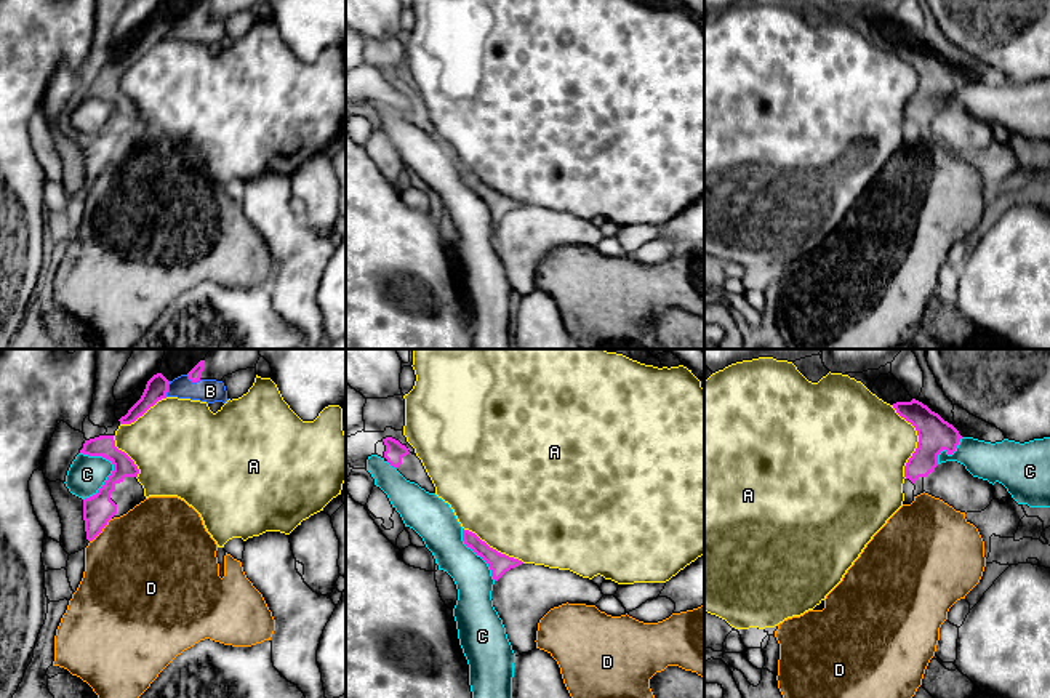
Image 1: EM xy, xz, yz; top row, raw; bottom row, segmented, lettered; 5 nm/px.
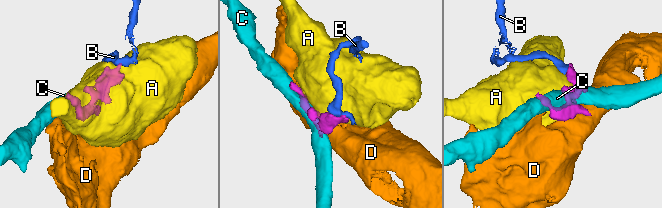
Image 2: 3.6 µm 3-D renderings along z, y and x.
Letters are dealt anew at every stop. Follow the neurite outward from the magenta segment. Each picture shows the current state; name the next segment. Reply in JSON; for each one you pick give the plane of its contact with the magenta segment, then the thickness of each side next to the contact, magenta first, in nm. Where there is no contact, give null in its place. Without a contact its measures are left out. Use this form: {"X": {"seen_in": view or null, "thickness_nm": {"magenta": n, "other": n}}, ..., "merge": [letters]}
{"merge": []}

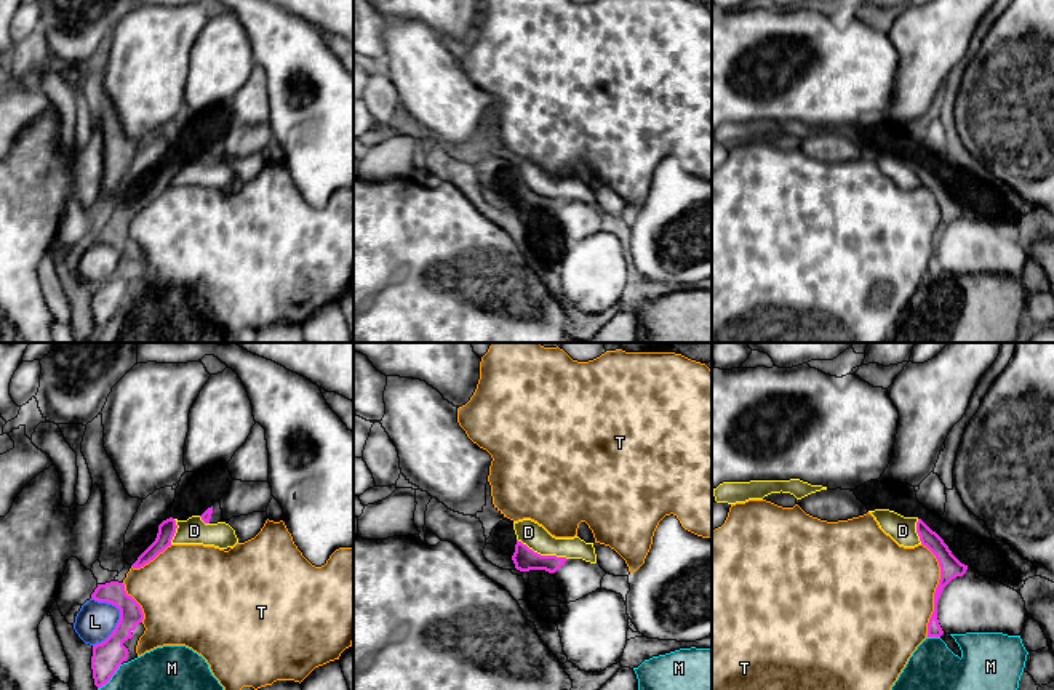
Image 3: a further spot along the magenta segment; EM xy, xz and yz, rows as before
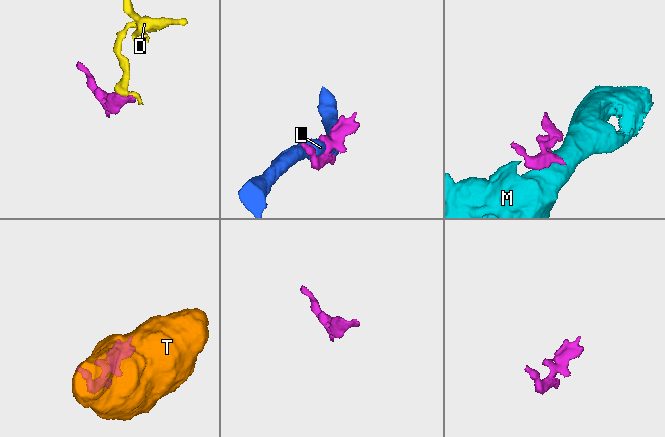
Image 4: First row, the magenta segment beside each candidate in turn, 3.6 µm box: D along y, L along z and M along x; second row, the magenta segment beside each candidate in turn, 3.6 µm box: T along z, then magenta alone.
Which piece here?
{"merge": []}

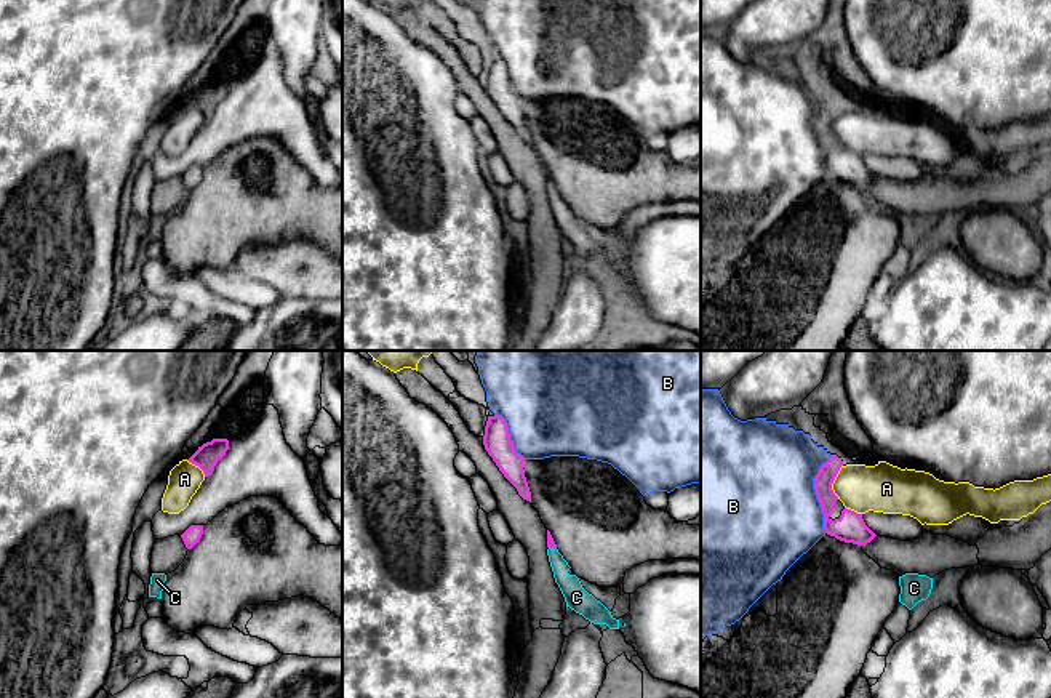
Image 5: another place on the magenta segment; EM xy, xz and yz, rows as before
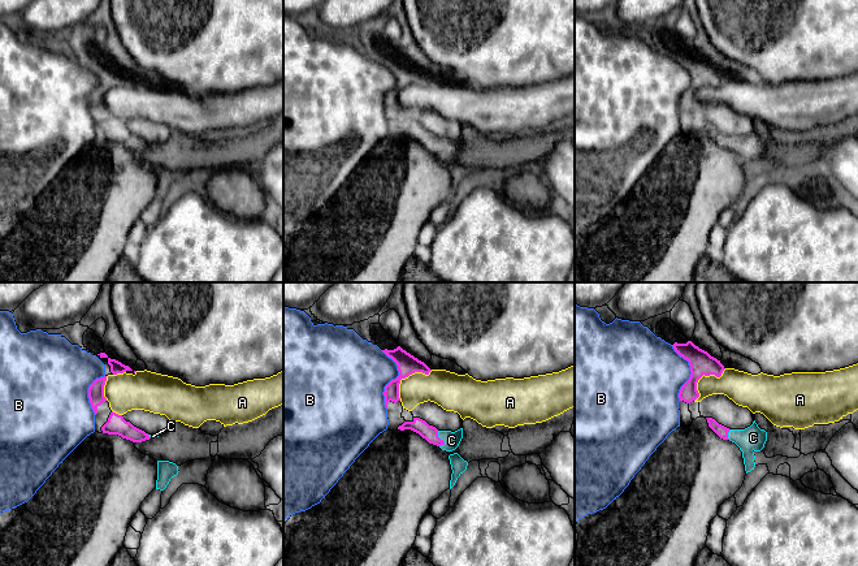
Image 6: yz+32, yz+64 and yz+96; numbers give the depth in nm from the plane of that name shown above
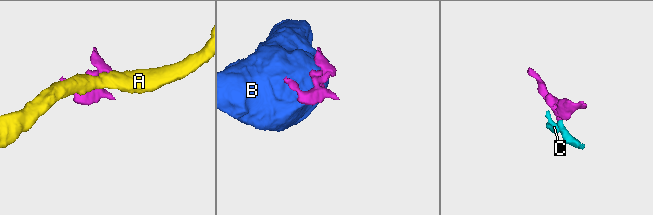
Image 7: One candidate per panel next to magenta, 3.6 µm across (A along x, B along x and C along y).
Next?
{"C": {"seen_in": "xz", "thickness_nm": {"magenta": 50, "other": 110}}, "merge": ["C"]}

